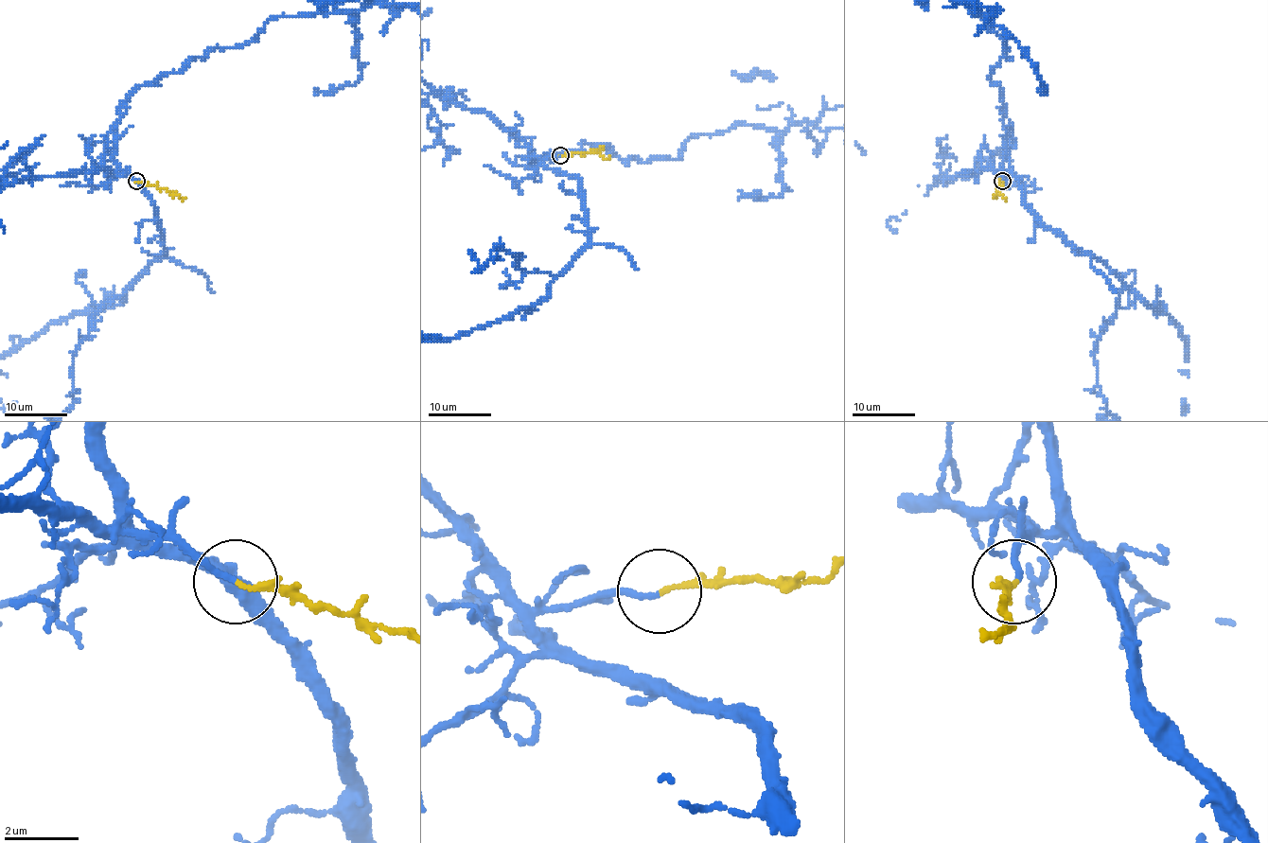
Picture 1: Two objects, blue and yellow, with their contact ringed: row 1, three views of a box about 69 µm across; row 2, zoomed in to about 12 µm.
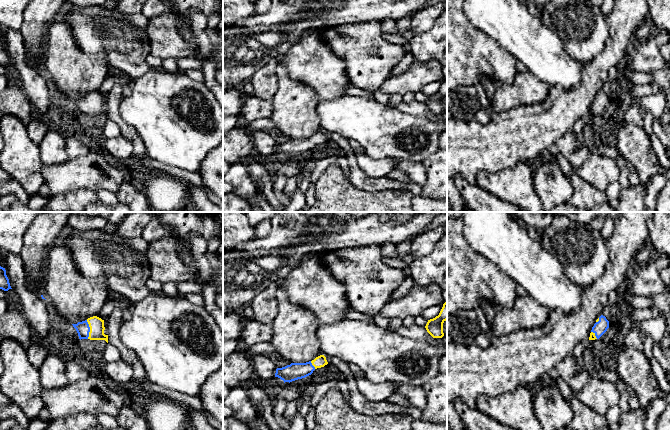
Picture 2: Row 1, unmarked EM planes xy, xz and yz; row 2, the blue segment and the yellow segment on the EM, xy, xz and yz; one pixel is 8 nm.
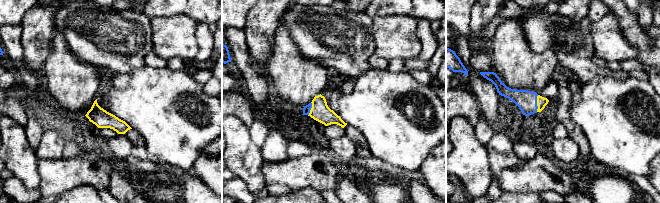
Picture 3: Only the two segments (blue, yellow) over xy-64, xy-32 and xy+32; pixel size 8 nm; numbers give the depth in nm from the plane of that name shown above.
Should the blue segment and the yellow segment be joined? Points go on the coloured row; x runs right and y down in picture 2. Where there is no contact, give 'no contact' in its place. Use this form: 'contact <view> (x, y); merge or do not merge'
contact xy (89, 329); merge

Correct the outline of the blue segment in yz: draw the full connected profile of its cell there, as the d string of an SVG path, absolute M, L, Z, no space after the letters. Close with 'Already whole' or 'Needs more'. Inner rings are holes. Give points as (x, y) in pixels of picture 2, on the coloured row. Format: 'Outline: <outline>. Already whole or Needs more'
Outline: M601 315L592 327L589 340L599 339L609 328L609 321Z. Needs more

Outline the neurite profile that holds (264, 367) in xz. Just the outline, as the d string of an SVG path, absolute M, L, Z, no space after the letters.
M256 354L251 356L251 363L254 367L254 371L257 377L266 380L275 377L277 368L274 364L272 356Z

